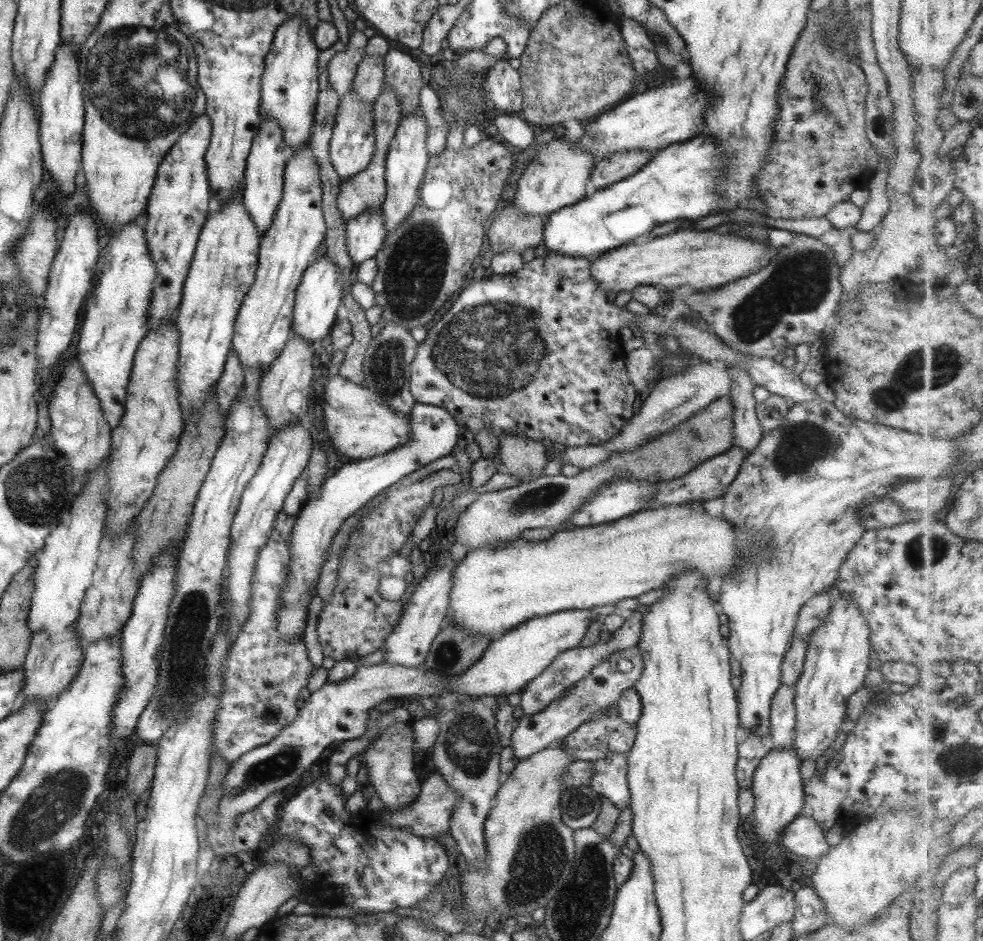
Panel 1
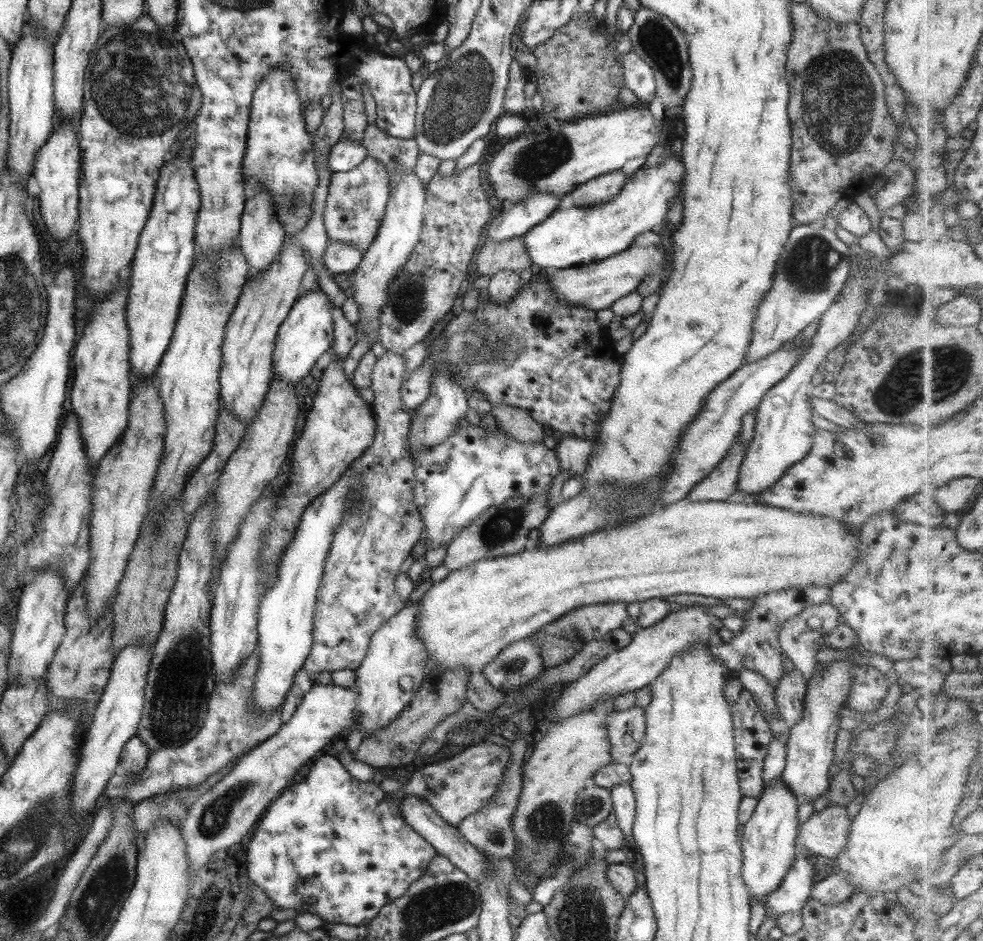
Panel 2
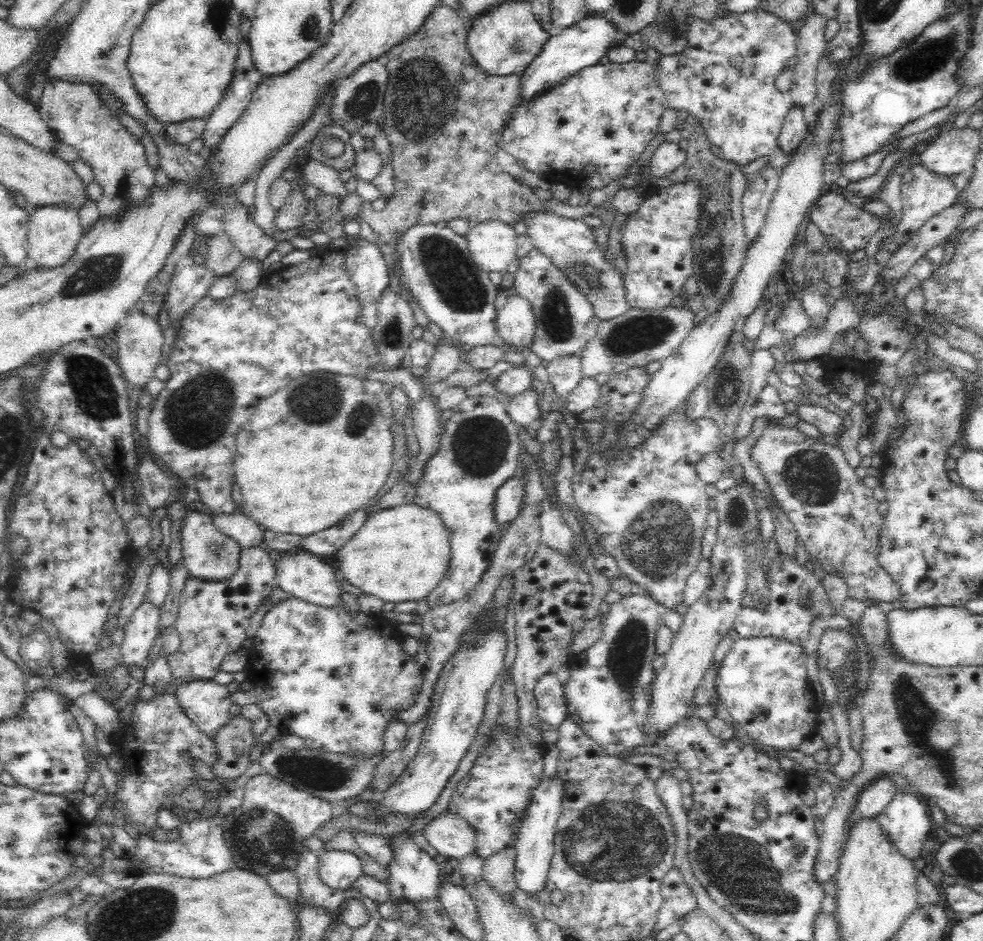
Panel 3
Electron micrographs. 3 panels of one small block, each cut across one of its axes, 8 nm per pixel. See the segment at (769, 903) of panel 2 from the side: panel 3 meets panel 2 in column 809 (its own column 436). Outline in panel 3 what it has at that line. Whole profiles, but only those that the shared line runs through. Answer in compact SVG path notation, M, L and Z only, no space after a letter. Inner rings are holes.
M408 831L397 832L389 838L391 842L391 850L393 857L389 864L390 876L387 880L388 898L387 901L377 905L379 914L382 917L391 917L395 913L396 900L405 898L408 901L419 901L425 898L437 898L437 890L439 884L439 865L437 865L432 857L421 850L410 836Z

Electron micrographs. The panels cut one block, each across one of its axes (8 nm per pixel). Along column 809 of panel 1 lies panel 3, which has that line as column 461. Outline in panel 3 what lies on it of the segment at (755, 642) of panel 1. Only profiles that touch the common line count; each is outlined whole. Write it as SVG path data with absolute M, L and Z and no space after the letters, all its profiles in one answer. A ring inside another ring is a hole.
M467 396L451 410L451 415L443 422L437 447L430 456L425 457L424 468L416 484L416 504L438 514L448 531L451 546L451 558L446 575L427 596L430 608L452 604L468 596L468 592L480 582L480 577L492 563L501 538L500 526L494 522L494 495L501 484L516 474L520 464L519 427L510 420L505 407L506 404L500 403L494 396Z

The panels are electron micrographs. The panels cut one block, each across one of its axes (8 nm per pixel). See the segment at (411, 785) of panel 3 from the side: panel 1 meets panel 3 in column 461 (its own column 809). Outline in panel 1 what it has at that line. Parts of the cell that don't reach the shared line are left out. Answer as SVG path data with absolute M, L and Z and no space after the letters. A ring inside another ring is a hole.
M841 595L827 612L826 620L809 636L802 672L794 684L794 740L791 745L800 761L827 755L846 717L846 701L863 686L871 648L869 634L861 612Z

